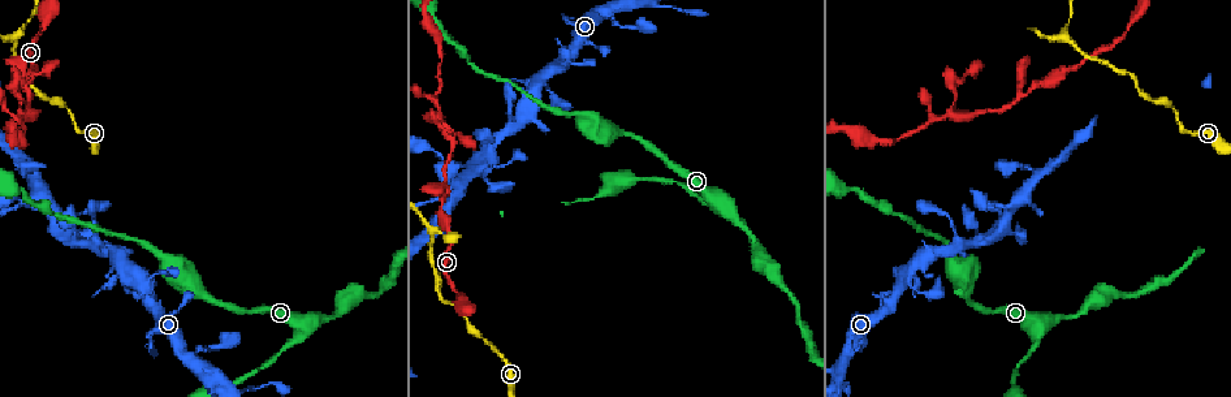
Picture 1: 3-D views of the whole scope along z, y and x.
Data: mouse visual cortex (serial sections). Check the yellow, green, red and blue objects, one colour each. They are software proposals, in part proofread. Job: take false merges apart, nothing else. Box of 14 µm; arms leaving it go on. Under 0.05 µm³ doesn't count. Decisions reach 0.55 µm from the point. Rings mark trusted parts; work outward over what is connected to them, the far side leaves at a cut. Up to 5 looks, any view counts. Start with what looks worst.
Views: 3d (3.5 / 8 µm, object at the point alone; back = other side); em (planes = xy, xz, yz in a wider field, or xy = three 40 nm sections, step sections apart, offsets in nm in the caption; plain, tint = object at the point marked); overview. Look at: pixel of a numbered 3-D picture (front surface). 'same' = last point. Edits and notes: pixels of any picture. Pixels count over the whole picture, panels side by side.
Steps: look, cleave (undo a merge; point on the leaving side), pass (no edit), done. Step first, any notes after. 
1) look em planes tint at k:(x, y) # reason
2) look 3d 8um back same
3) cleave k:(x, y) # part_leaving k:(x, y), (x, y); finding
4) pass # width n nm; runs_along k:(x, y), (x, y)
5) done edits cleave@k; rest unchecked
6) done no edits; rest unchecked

look 3d 8um at 1:(14, 37) # sharp bend

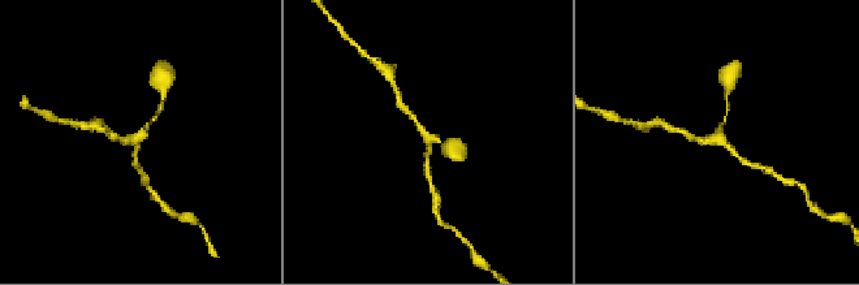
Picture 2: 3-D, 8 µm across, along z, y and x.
look em xy step 2 tint at 2:(722, 139) # now the EM

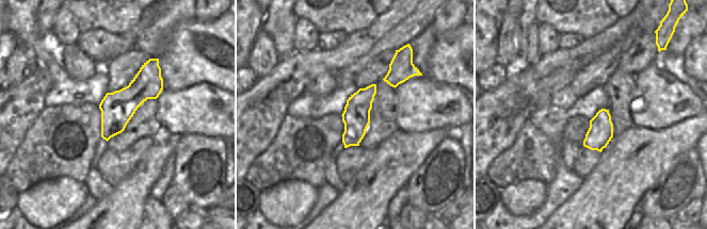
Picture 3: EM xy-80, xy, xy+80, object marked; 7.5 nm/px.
pass # width 200 nm; runs_along 3:(156, 61), (106, 136); continuous, no second cell

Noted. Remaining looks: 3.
look 3d 3.5um at 1:(953, 119) # a narrow waist

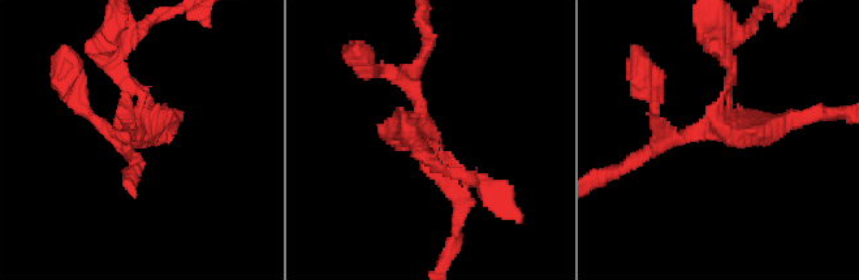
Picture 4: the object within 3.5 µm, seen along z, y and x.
look em xy step 5 tint at 4:(425, 130) # arms 3; arm_widths 150, 150, 300 nm

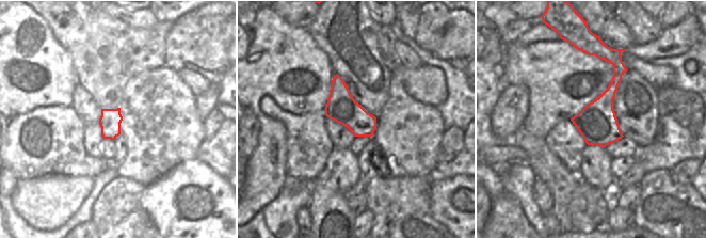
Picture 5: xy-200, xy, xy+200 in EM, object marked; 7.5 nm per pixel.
pass # runs_along 4:(788, 119), (640, 155); all the same cell

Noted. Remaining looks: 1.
done no edits; rest unchecked

